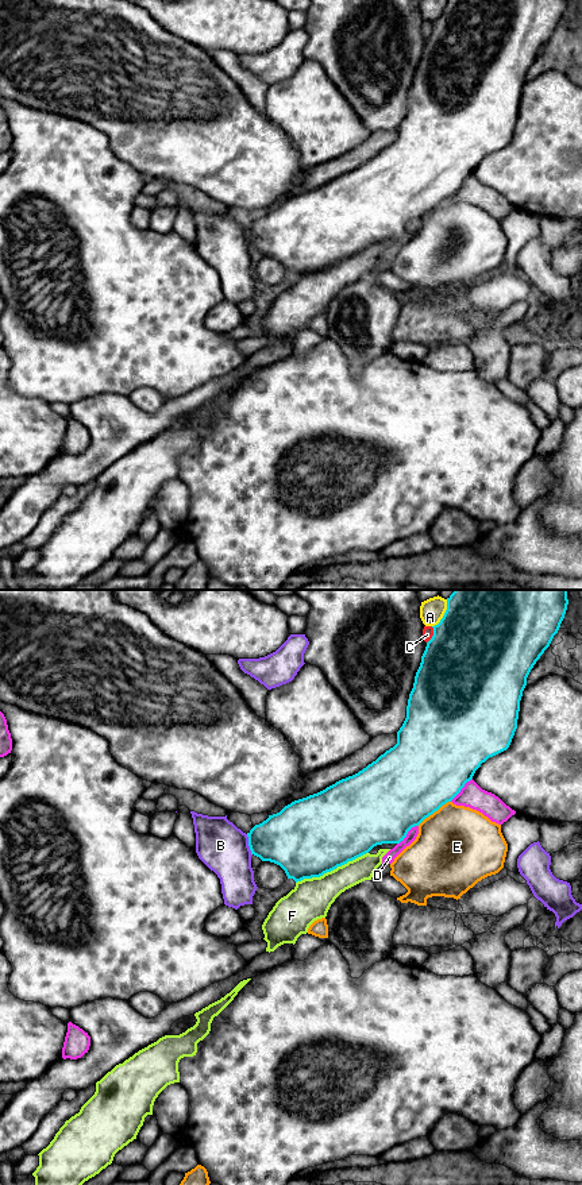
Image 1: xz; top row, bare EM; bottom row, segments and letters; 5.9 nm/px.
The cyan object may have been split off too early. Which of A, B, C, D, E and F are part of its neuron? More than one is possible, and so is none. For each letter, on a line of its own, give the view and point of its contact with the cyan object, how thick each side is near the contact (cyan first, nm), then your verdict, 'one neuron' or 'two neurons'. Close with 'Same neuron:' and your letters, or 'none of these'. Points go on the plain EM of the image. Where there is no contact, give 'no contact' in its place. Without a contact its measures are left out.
A: xz (443, 12) | 500/130 nm | two neurons
B: xz (249, 240) | 340/300 nm | two neurons
C: xz (434, 30) | 500/60 nm | two neurons
D: xz (407, 228) | 460/70 nm | two neurons
E: xz (434, 207) | 460/480 nm | two neurons
F: xz (331, 265) | 460/240 nm | one neuron
Same neuron: F

